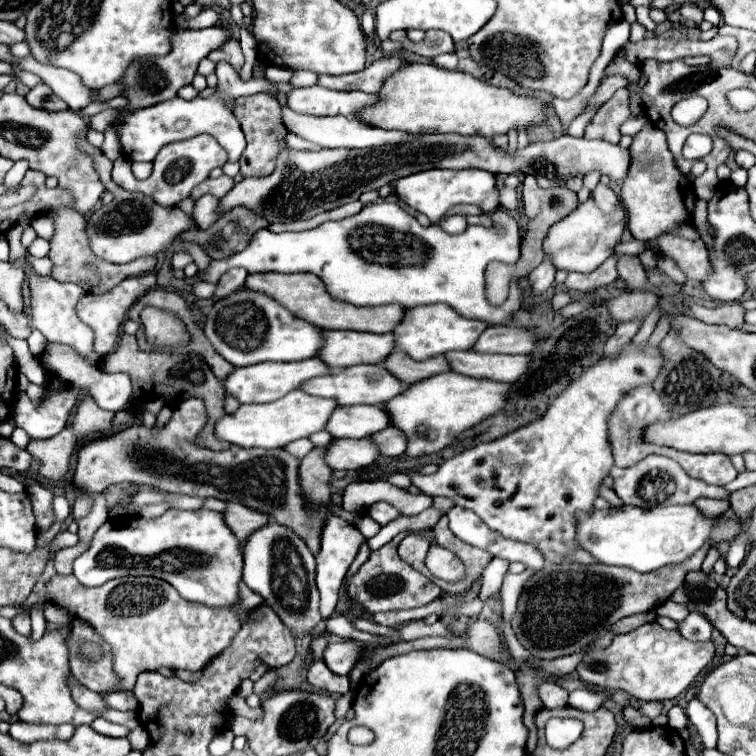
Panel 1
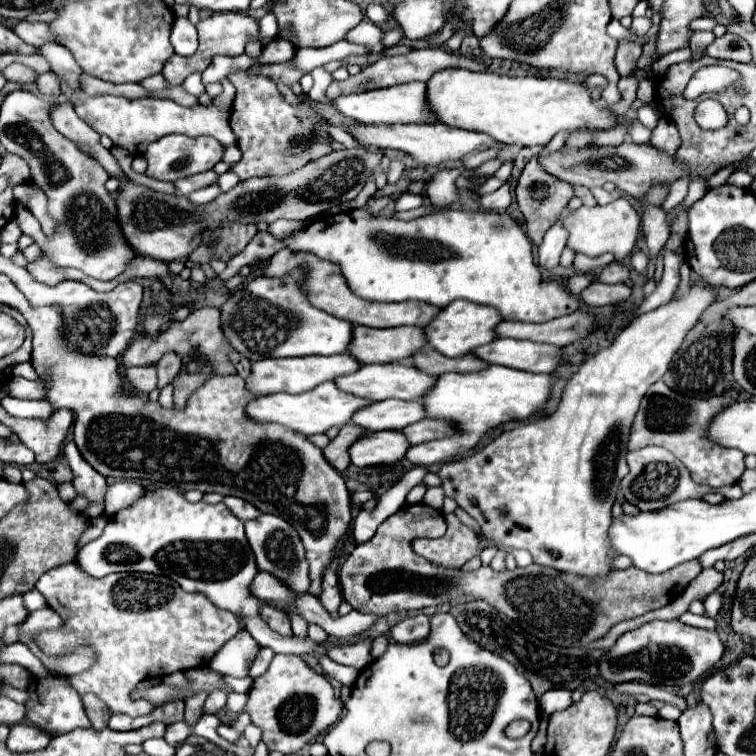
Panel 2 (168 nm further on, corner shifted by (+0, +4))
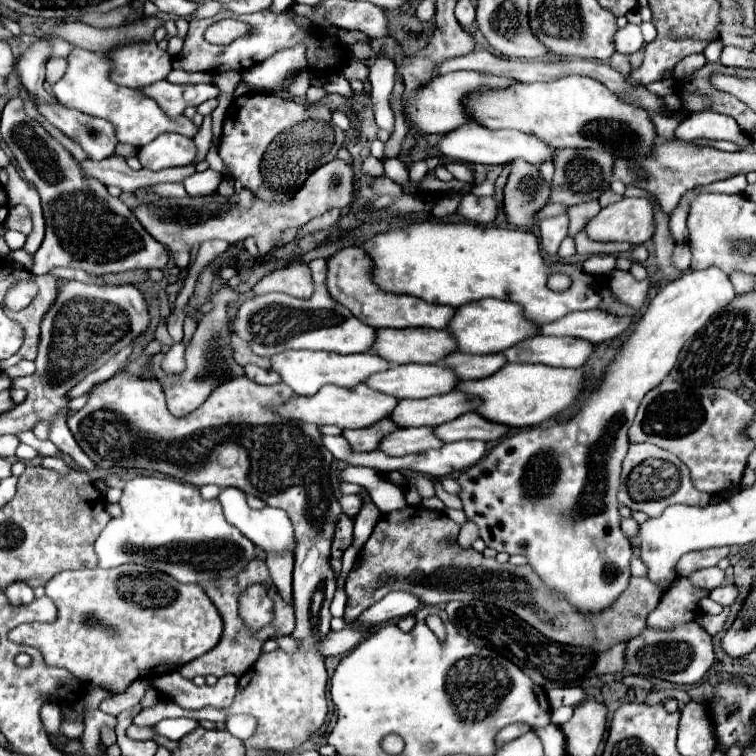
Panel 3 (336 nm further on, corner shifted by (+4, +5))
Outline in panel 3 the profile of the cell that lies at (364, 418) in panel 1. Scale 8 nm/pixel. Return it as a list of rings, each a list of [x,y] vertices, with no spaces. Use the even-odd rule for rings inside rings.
[[[458,391],[428,399],[400,399],[394,411],[390,413],[390,419],[398,427],[434,427],[472,411],[476,403],[476,397],[468,397]]]

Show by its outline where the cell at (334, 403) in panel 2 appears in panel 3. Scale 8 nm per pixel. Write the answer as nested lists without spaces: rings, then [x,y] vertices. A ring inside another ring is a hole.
[[[328,385],[328,387],[322,387],[312,397],[298,397],[296,395],[292,399],[288,399],[286,403],[276,407],[276,413],[280,417],[286,417],[286,419],[296,419],[296,421],[302,421],[302,423],[314,423],[318,427],[338,425],[340,429],[360,429],[360,427],[368,427],[368,425],[388,417],[392,407],[396,407],[396,403],[398,403],[396,397],[376,393],[376,391],[372,391],[370,387],[364,387],[364,385],[356,385],[352,389]]]

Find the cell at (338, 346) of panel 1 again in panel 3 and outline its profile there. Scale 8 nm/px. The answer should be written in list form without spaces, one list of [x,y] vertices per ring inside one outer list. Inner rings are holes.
[[[424,327],[376,329],[376,341],[372,345],[372,353],[380,355],[392,365],[438,363],[454,349],[456,341],[448,331]]]

